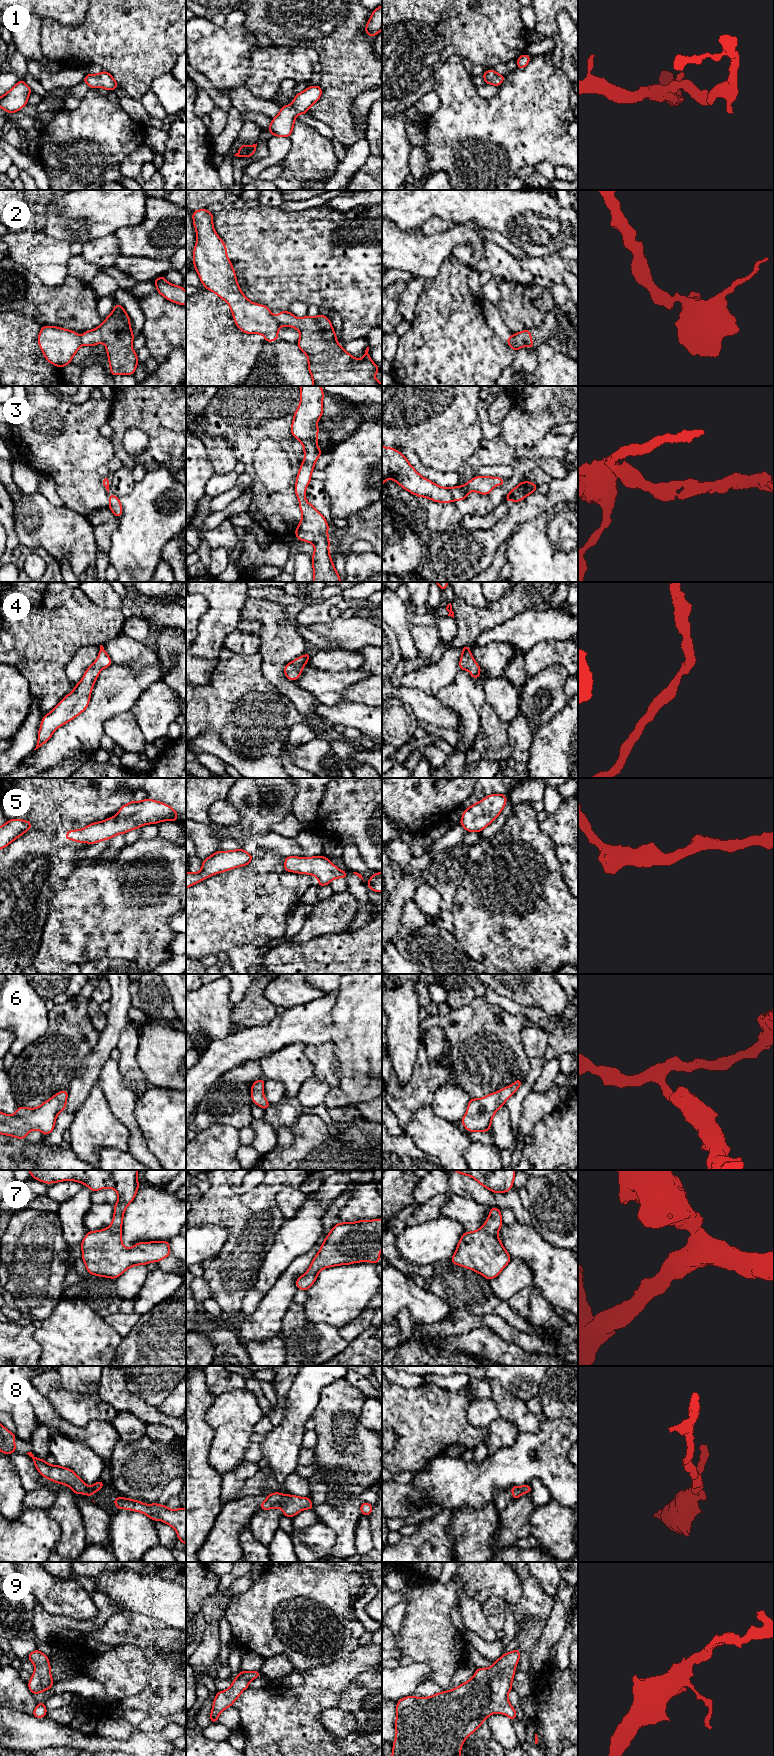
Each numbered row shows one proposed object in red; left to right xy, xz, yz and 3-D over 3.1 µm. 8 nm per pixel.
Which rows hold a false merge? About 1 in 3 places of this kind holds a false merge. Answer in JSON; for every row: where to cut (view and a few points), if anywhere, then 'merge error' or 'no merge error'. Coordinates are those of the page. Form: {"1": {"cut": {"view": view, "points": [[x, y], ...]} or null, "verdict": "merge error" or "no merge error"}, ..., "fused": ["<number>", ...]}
{"1": {"cut": null, "verdict": "no merge error"}, "2": {"cut": {"view": "xz", "points": [[273, 316], [281, 325]]}, "verdict": "merge error"}, "3": {"cut": null, "verdict": "no merge error"}, "4": {"cut": null, "verdict": "no merge error"}, "5": {"cut": null, "verdict": "no merge error"}, "6": {"cut": null, "verdict": "no merge error"}, "7": {"cut": null, "verdict": "no merge error"}, "8": {"cut": null, "verdict": "no merge error"}, "9": {"cut": null, "verdict": "no merge error"}, "fused": ["2"]}

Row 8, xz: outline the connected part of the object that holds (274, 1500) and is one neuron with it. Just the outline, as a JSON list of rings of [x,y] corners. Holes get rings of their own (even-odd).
[[[270,1493],[264,1502],[261,1503],[260,1509],[268,1510],[281,1508],[283,1515],[293,1518],[302,1510],[313,1510],[313,1504],[309,1497],[298,1497],[295,1495],[284,1495],[282,1493]]]

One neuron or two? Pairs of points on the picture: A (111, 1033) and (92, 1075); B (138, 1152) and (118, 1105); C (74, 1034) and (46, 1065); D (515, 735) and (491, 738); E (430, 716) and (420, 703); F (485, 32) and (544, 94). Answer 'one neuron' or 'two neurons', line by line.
A: one neuron
B: one neuron
C: one neuron
D: two neurons
E: one neuron
F: two neurons

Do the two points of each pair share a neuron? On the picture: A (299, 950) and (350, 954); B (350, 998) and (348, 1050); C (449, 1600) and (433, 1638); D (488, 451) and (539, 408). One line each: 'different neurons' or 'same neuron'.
A: same neuron
B: same neuron
C: same neuron
D: different neurons

